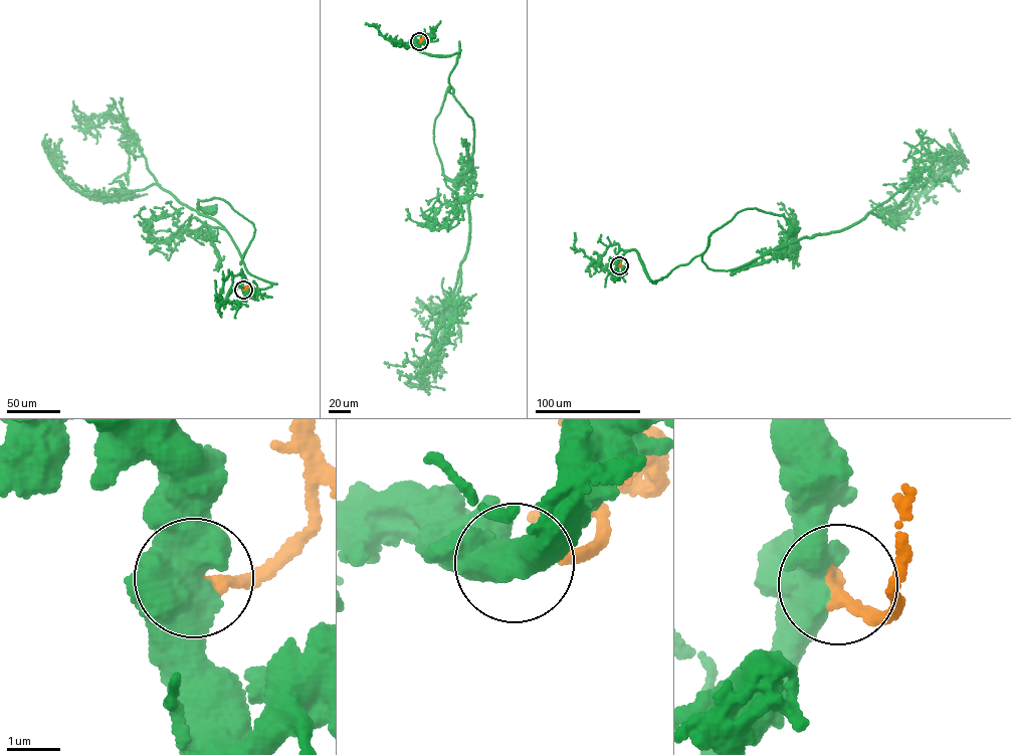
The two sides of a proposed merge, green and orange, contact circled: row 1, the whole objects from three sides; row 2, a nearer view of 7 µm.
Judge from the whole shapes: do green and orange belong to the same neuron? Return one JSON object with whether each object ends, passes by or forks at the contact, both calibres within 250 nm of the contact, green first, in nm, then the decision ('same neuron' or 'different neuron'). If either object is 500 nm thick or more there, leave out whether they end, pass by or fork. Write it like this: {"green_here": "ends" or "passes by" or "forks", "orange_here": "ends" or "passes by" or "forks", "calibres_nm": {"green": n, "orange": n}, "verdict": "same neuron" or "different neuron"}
{"calibres_nm": {"green": 600, "orange": 260}, "verdict": "same neuron"}

